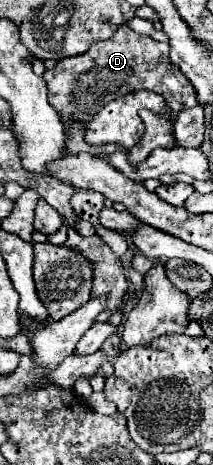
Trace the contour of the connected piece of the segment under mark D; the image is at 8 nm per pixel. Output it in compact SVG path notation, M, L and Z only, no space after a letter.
M121 25L111 39L91 45L91 49L83 55L65 57L53 69L45 71L43 79L47 81L49 101L63 117L77 117L81 123L91 121L91 117L103 105L107 105L107 101L139 89L163 95L165 103L175 113L195 107L197 99L193 85L187 81L187 77L183 77L183 73L179 73L175 65L171 65L167 55L167 43L159 43L149 35L139 35L127 25Z

